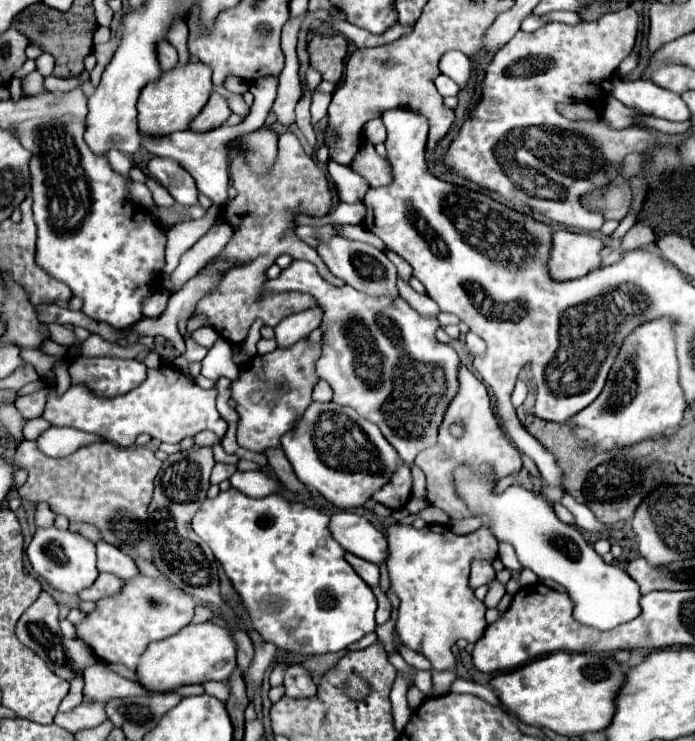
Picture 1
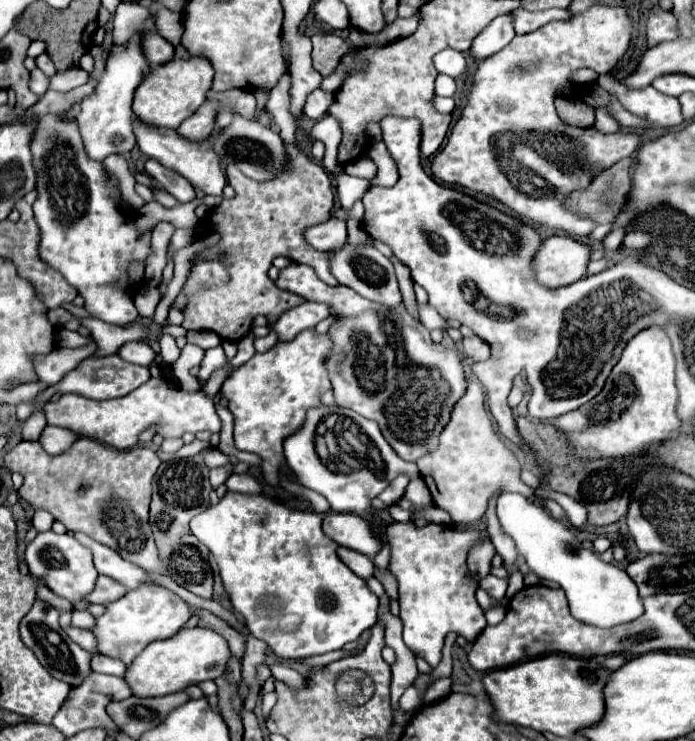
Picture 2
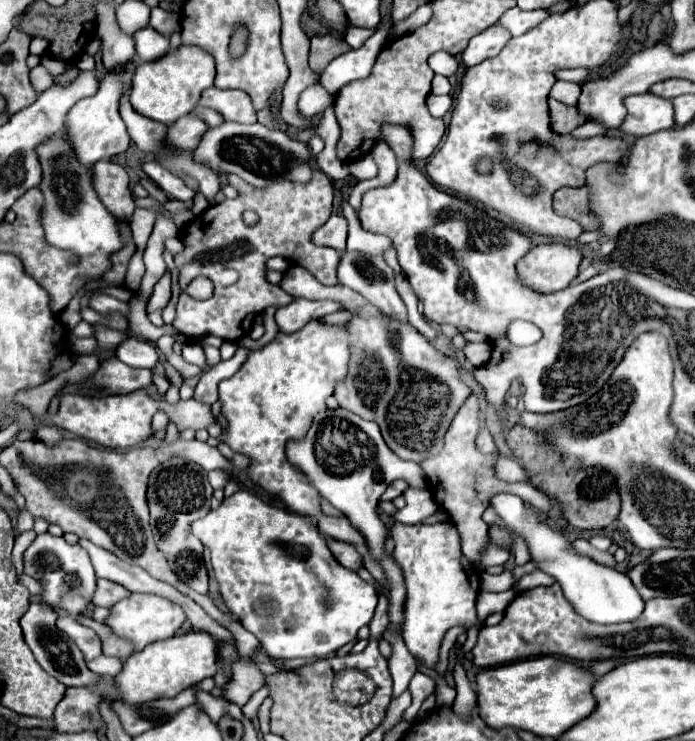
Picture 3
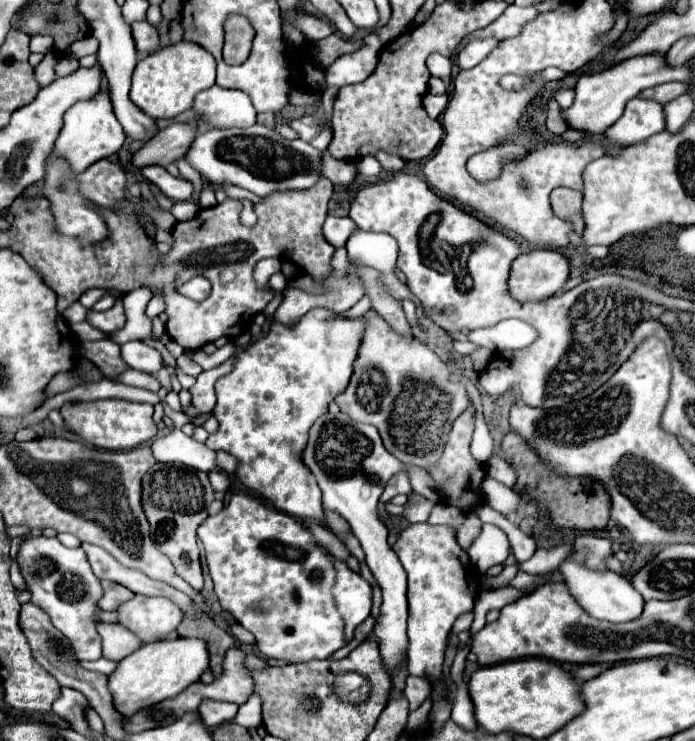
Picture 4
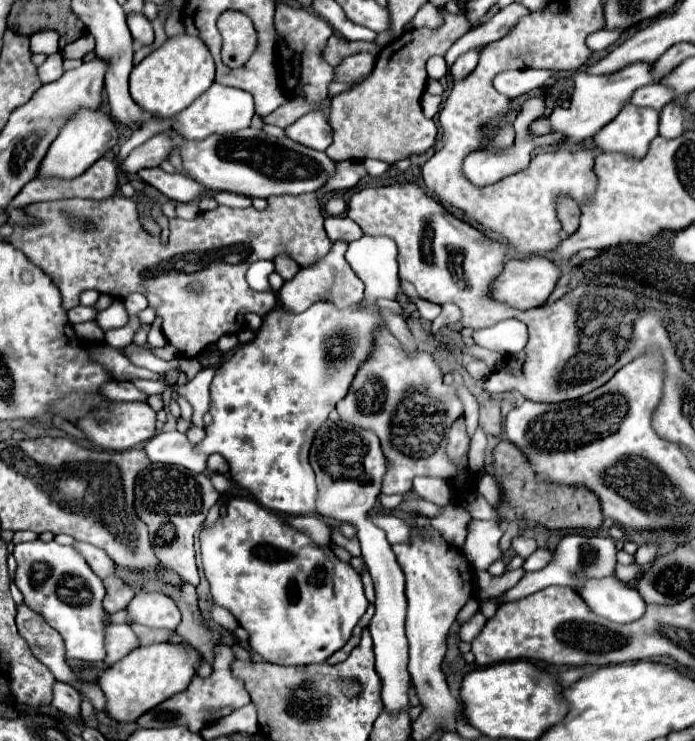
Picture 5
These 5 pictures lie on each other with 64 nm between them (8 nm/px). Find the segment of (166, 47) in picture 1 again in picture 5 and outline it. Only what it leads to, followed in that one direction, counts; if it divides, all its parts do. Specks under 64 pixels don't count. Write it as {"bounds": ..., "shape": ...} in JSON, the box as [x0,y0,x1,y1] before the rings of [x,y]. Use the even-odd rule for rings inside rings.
{"bounds":[126,12,154,46],"shape":[[[130,12],[130,14],[126,14],[126,22],[128,22],[128,28],[130,28],[130,32],[132,32],[132,36],[134,36],[136,42],[140,42],[140,44],[144,44],[144,46],[148,46],[148,44],[154,42],[152,22],[146,20],[144,14],[134,14],[134,12]]]}

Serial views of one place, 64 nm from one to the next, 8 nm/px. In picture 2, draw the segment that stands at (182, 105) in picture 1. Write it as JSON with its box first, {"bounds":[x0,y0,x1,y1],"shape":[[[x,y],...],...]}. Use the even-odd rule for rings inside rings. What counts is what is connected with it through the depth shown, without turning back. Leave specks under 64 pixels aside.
{"bounds":[132,54,214,128],"shape":[[[190,54],[188,58],[174,58],[168,64],[152,66],[134,92],[132,110],[146,124],[178,128],[178,124],[192,116],[192,112],[196,112],[196,108],[206,100],[206,92],[212,88],[212,80],[214,68],[210,60],[204,60],[204,56]]]}

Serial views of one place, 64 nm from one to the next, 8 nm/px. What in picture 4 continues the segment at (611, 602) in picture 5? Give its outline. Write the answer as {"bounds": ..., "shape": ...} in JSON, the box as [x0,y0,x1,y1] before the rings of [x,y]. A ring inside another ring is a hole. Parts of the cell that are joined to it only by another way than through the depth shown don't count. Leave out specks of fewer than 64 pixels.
{"bounds":[560,560,644,622],"shape":[[[564,560],[560,564],[560,572],[564,574],[566,586],[572,596],[592,618],[608,622],[630,622],[636,620],[644,610],[644,598],[636,592],[636,588],[626,576],[620,576],[616,572],[592,572],[572,560]]]}

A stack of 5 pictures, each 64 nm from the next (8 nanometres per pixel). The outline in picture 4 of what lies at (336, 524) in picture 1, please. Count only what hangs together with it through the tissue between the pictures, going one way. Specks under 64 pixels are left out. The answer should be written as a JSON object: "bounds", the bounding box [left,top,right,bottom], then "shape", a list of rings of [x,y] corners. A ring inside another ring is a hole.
{"bounds":[206,308,366,522],"shape":[[[312,308],[294,326],[270,320],[268,332],[238,352],[232,372],[218,378],[214,384],[218,398],[214,406],[218,430],[208,436],[206,446],[214,452],[224,450],[232,454],[238,460],[234,476],[280,512],[324,522],[324,510],[320,508],[320,488],[312,472],[302,462],[302,452],[306,448],[312,424],[326,414],[328,404],[346,390],[354,362],[358,358],[364,328],[366,324],[362,318],[348,318],[328,308]]]}

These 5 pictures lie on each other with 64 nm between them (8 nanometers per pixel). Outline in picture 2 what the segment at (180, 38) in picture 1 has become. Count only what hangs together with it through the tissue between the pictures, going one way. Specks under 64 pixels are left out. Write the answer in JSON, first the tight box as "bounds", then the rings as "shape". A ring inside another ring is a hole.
{"bounds":[154,8,184,44],"shape":[[[156,8],[156,18],[154,18],[154,28],[160,36],[164,36],[168,42],[172,44],[178,44],[180,42],[180,36],[182,36],[182,28],[184,24],[180,22],[180,14],[172,12],[172,10],[166,10],[166,8]]]}

